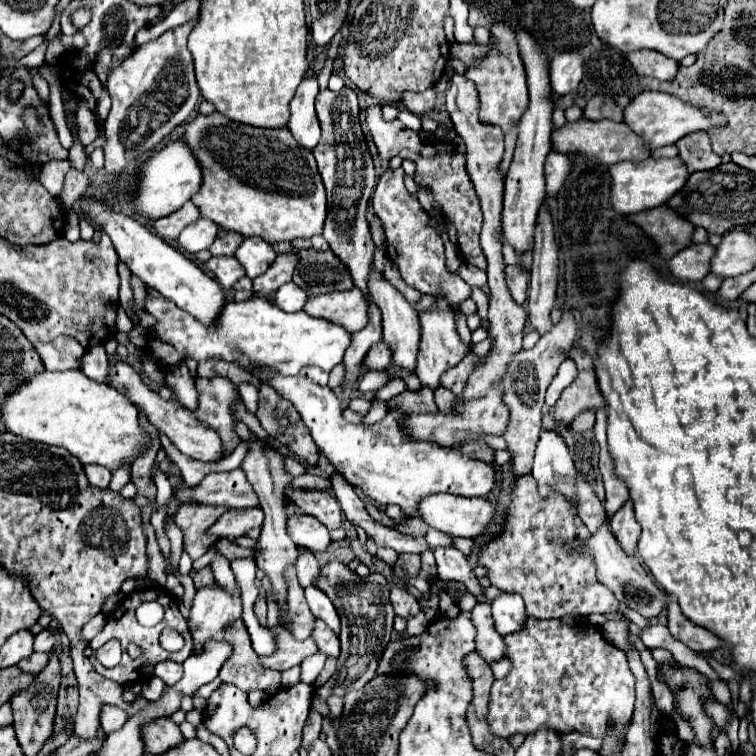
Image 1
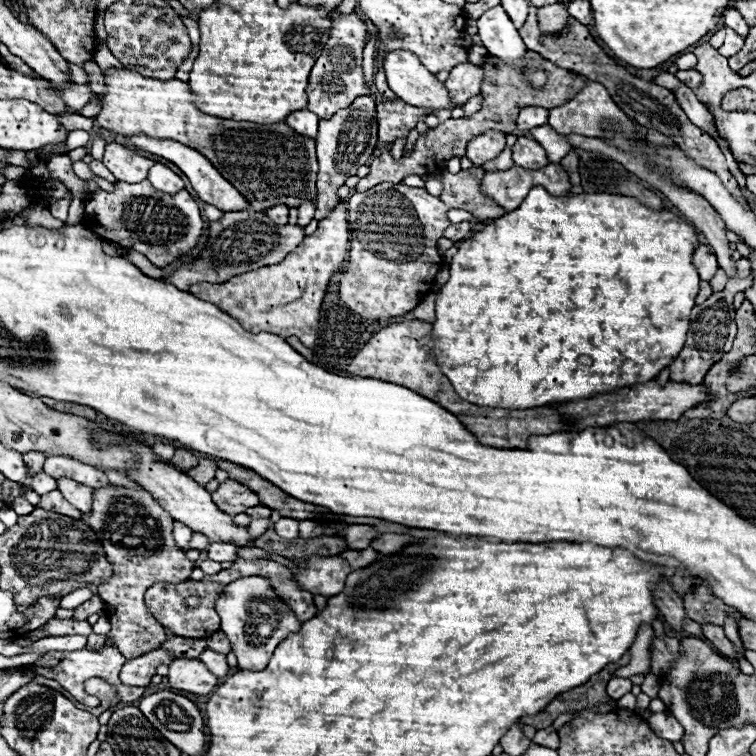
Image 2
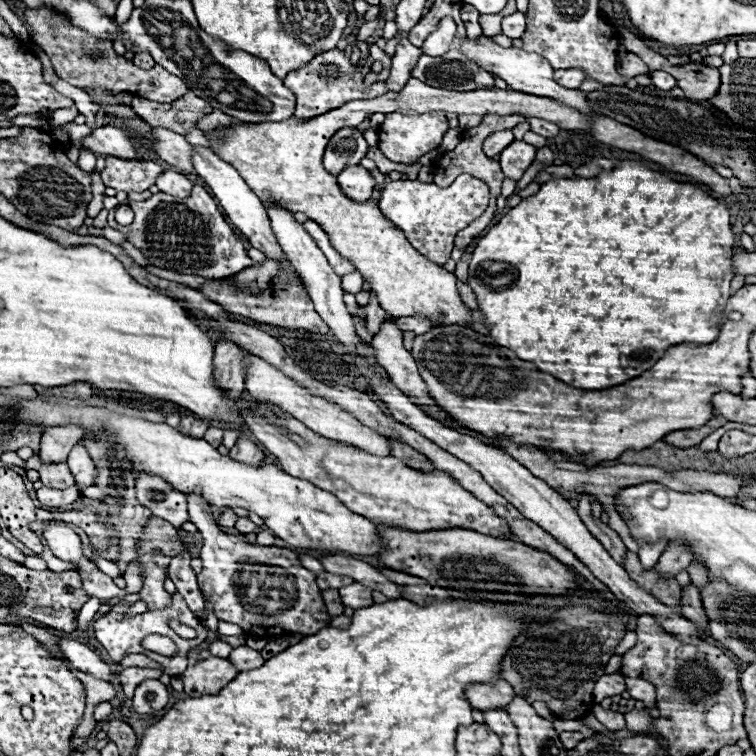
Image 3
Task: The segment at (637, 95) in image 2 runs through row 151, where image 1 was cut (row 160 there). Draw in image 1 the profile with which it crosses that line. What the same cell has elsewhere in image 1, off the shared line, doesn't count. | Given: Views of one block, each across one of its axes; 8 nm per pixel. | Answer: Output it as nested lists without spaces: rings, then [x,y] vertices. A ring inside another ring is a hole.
[[[704,130],[686,134],[684,138],[680,138],[676,142],[676,148],[680,150],[680,158],[684,160],[684,164],[690,172],[710,170],[710,168],[716,168],[722,162],[720,156],[716,156],[712,152],[710,138],[706,136]]]

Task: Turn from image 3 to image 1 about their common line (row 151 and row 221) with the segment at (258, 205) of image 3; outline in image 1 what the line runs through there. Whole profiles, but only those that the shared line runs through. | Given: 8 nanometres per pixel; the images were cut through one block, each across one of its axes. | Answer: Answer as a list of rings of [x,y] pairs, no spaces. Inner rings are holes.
[[[198,218],[194,224],[190,224],[186,230],[182,230],[182,234],[178,236],[176,242],[182,252],[196,254],[200,250],[210,248],[216,234],[218,234],[218,226],[214,222],[210,222],[206,218]]]

